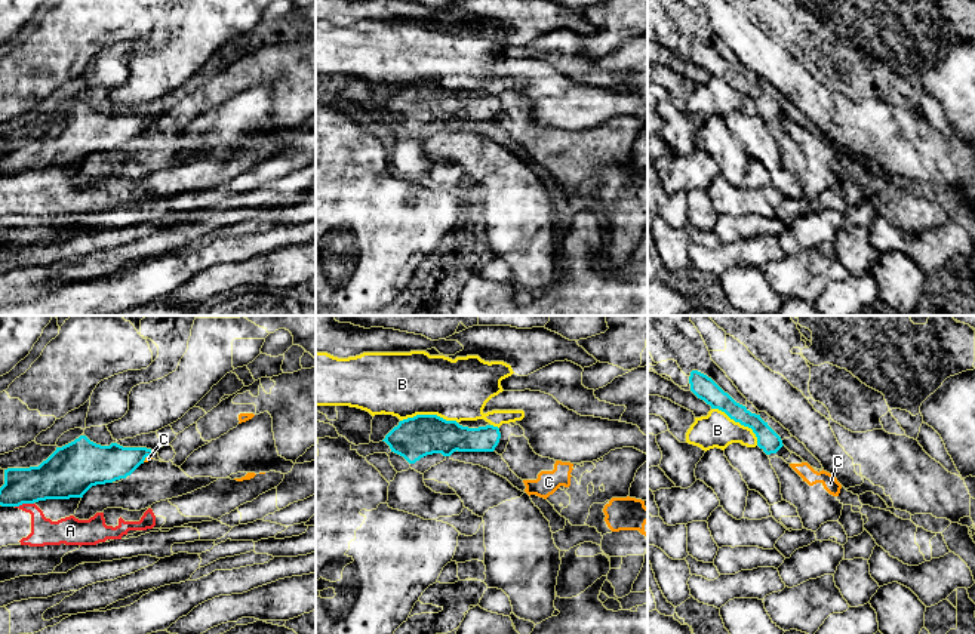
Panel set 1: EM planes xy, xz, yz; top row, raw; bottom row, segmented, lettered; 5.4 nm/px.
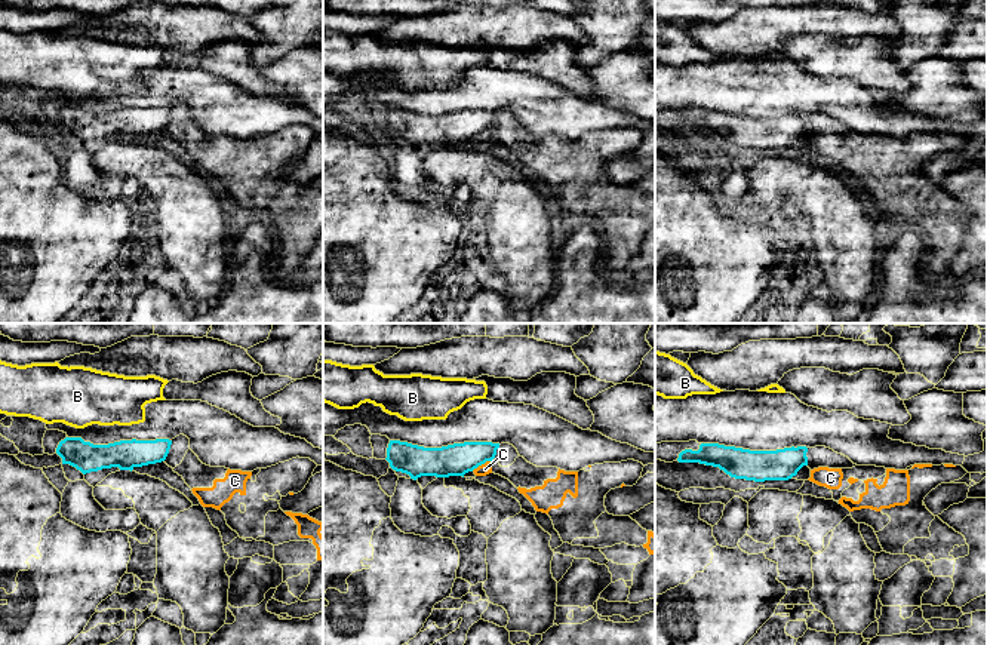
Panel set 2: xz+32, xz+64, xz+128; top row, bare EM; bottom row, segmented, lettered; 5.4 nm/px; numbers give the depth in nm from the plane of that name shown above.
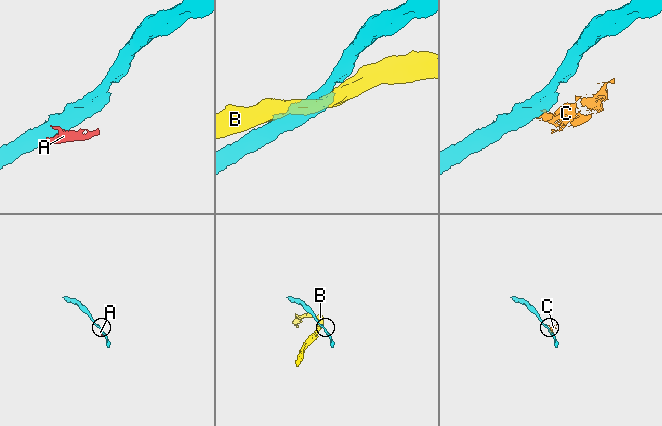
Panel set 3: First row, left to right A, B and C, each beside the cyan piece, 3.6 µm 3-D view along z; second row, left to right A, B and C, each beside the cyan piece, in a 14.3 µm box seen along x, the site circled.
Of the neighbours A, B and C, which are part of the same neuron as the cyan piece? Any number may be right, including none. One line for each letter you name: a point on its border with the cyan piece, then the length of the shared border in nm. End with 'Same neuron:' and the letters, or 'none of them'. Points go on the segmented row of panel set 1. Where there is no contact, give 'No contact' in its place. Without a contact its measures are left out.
Same neuron: none of them

